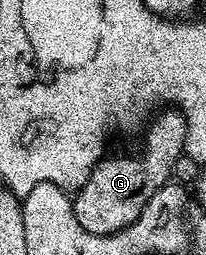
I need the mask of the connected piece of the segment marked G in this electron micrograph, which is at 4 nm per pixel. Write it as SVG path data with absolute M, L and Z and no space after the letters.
M179 113L169 114L173 115L156 116L157 123L155 119L148 128L149 141L145 152L138 159L103 159L91 173L87 185L72 196L75 221L79 221L87 233L114 235L131 226L143 213L147 201L170 182L173 163L185 150L185 119Z

